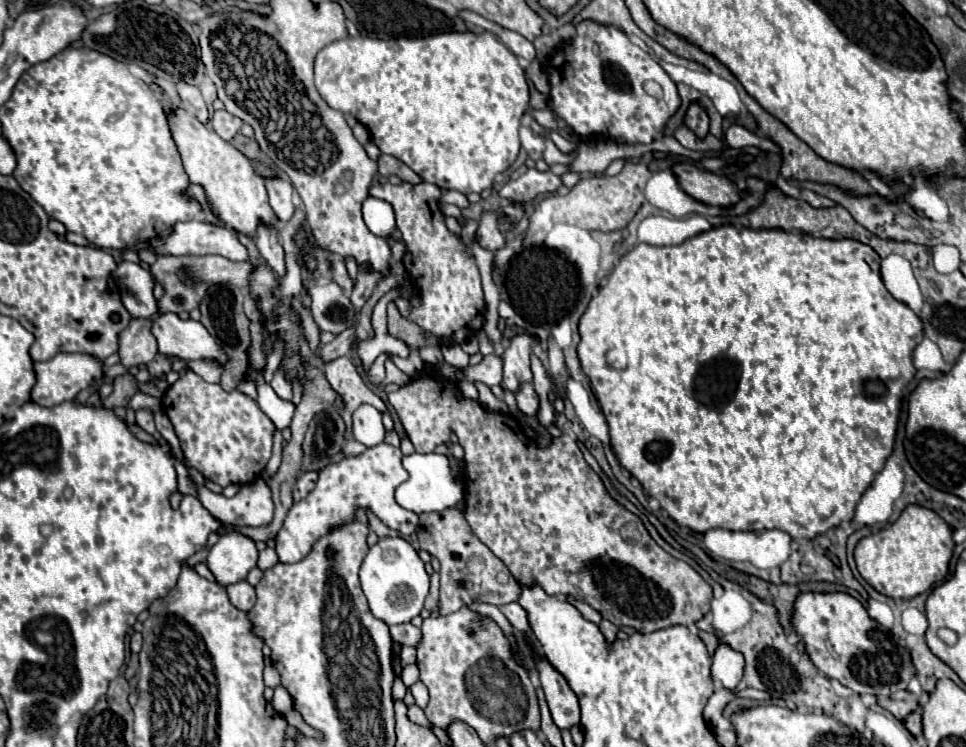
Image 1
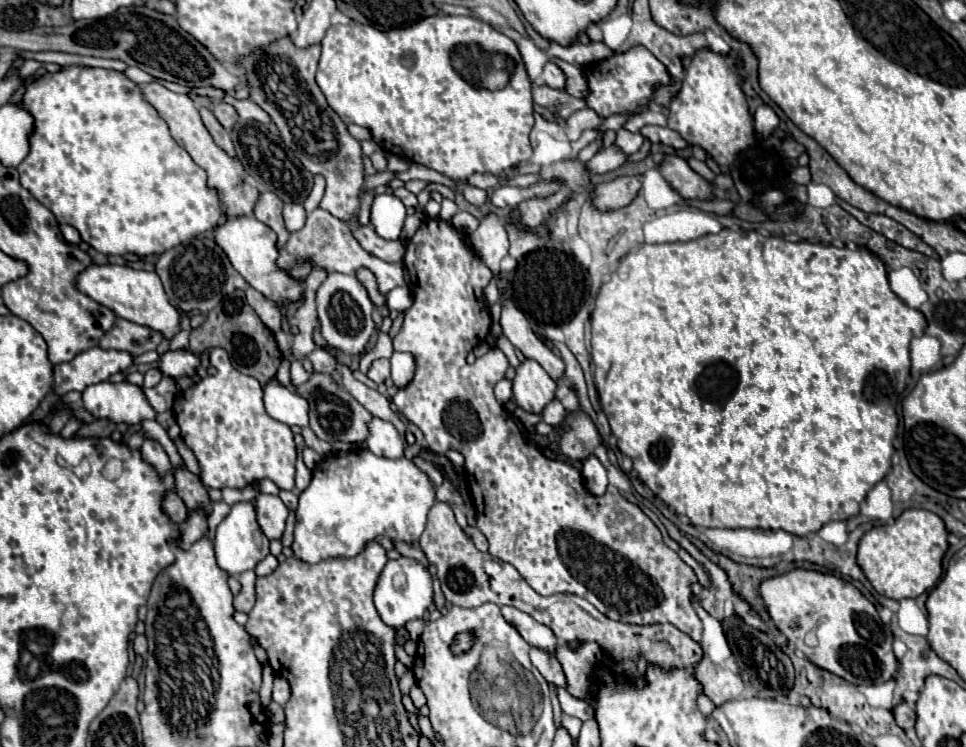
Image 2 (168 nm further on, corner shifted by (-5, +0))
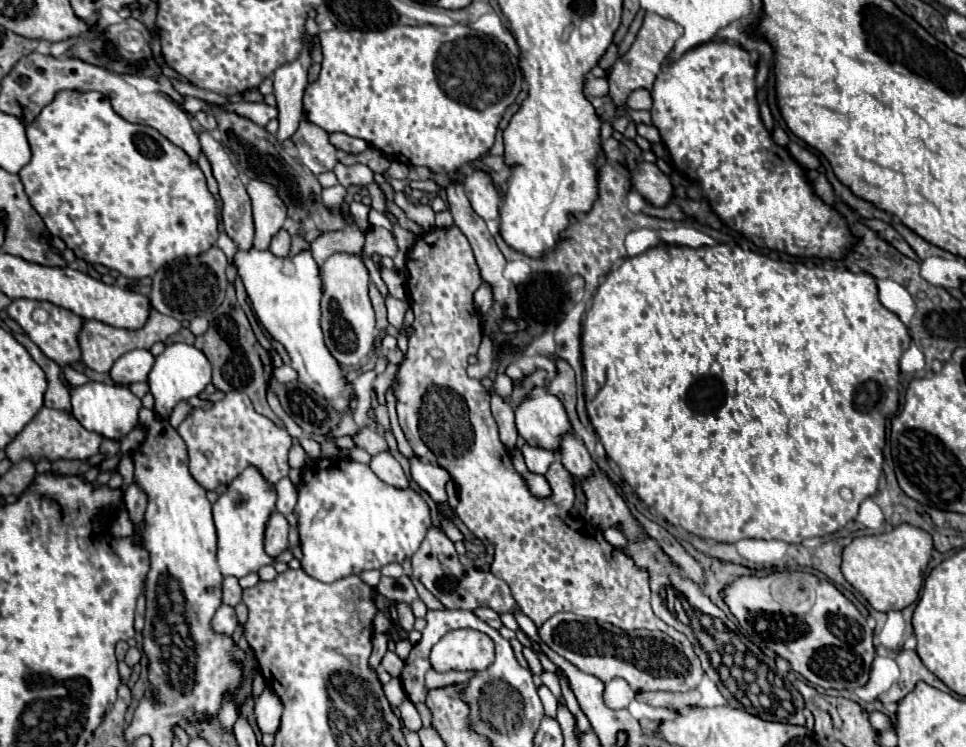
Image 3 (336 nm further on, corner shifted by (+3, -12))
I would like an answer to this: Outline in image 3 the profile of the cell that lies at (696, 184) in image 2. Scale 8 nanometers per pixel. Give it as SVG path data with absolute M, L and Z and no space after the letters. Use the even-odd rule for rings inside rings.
M638 162L636 172L630 174L634 188L652 204L652 206L666 206L674 194L674 186L670 178L650 162Z

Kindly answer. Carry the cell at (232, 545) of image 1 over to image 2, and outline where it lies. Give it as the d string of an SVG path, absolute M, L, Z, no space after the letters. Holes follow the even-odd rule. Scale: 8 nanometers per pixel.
M236 502L232 504L228 516L218 524L216 528L216 560L218 566L224 568L228 574L242 574L244 570L254 570L260 560L264 560L270 540L264 536L264 532L258 526L256 520L256 508L254 502Z

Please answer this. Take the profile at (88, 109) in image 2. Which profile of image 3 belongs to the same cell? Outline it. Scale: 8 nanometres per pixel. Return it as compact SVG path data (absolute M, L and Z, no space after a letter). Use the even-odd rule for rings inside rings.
M68 90L58 92L54 96L52 104L44 106L40 116L36 116L36 120L32 120L32 124L26 126L26 134L28 134L28 142L32 148L32 160L18 172L18 176L24 184L24 192L30 198L32 208L44 220L50 234L62 238L66 242L66 246L78 258L86 260L88 264L108 266L108 268L118 270L122 276L128 276L128 278L146 278L146 276L154 276L158 268L162 268L164 264L168 264L180 256L196 256L196 254L200 254L200 252L204 252L216 244L216 240L218 240L216 200L206 188L206 178L204 178L202 170L198 166L190 164L188 156L178 146L174 146L168 138L164 138L158 130L154 130L150 126L126 122L120 114L116 114L112 110L108 96L104 96L102 92L94 92L94 90L92 92L68 92Z

